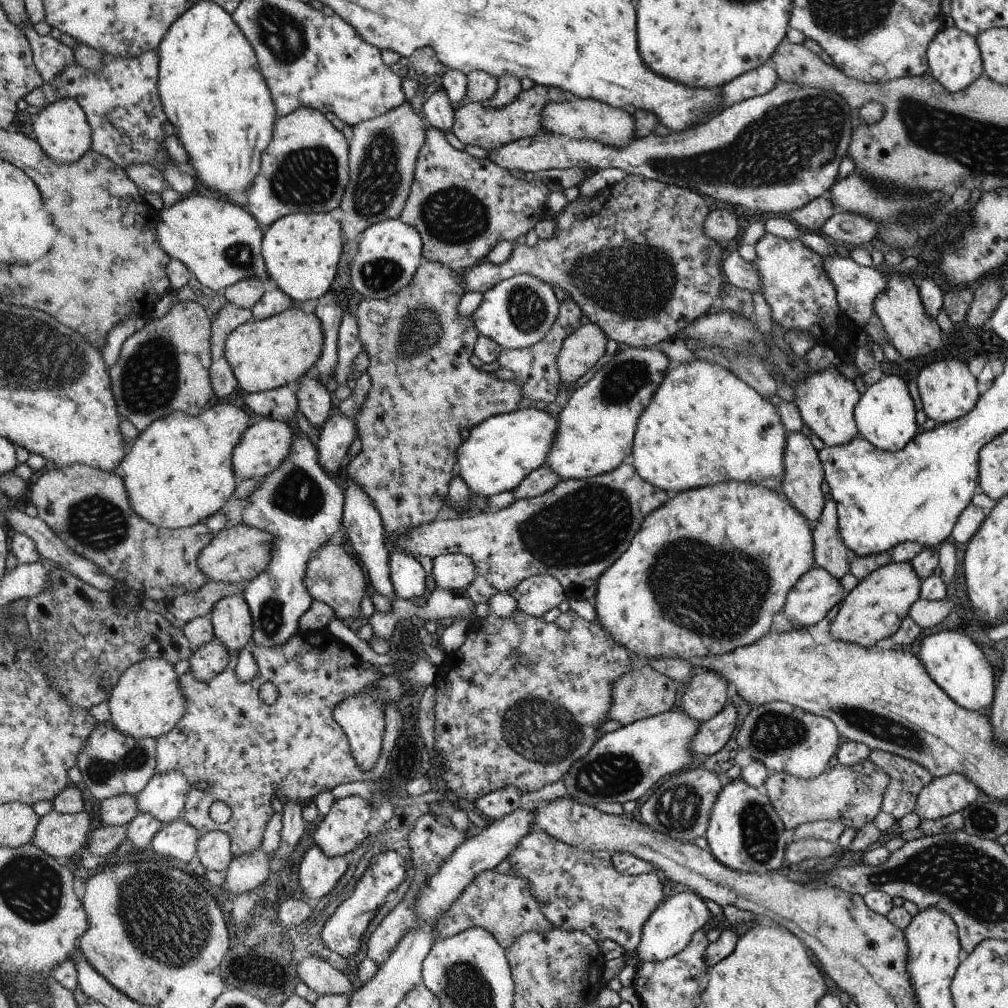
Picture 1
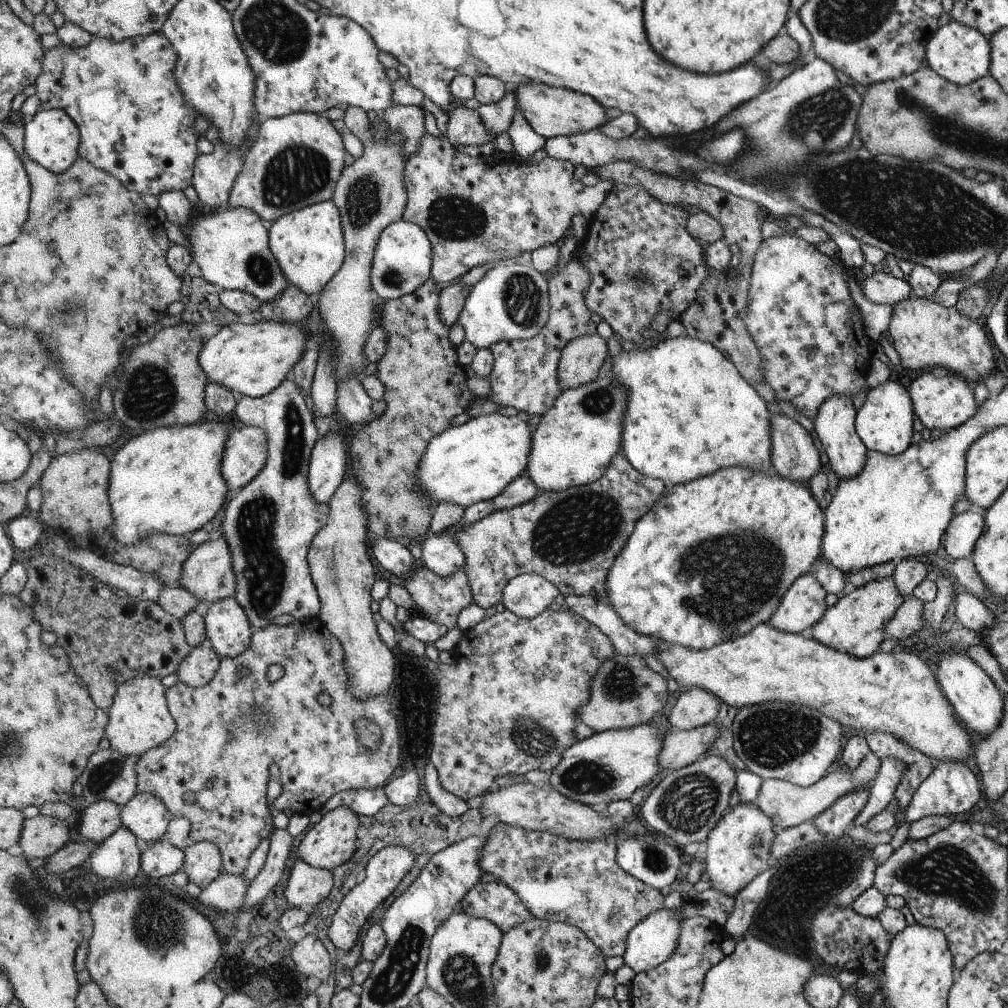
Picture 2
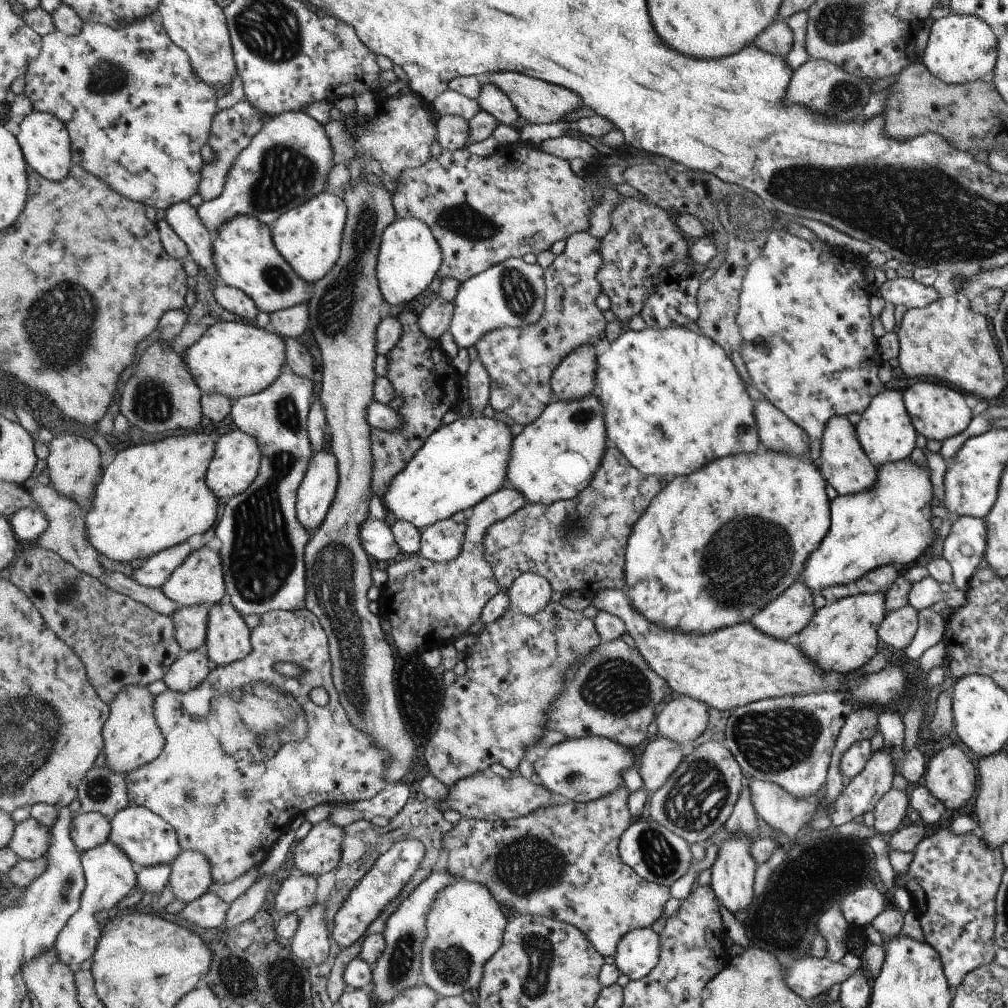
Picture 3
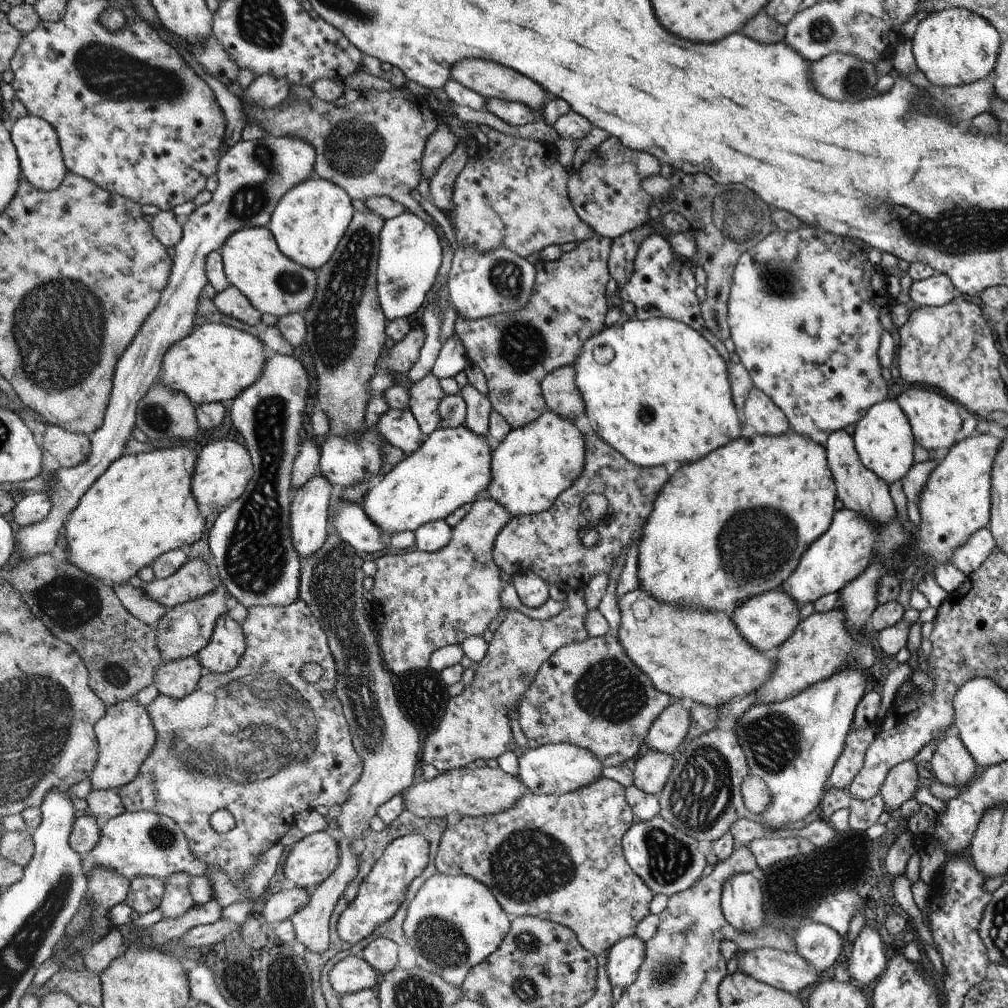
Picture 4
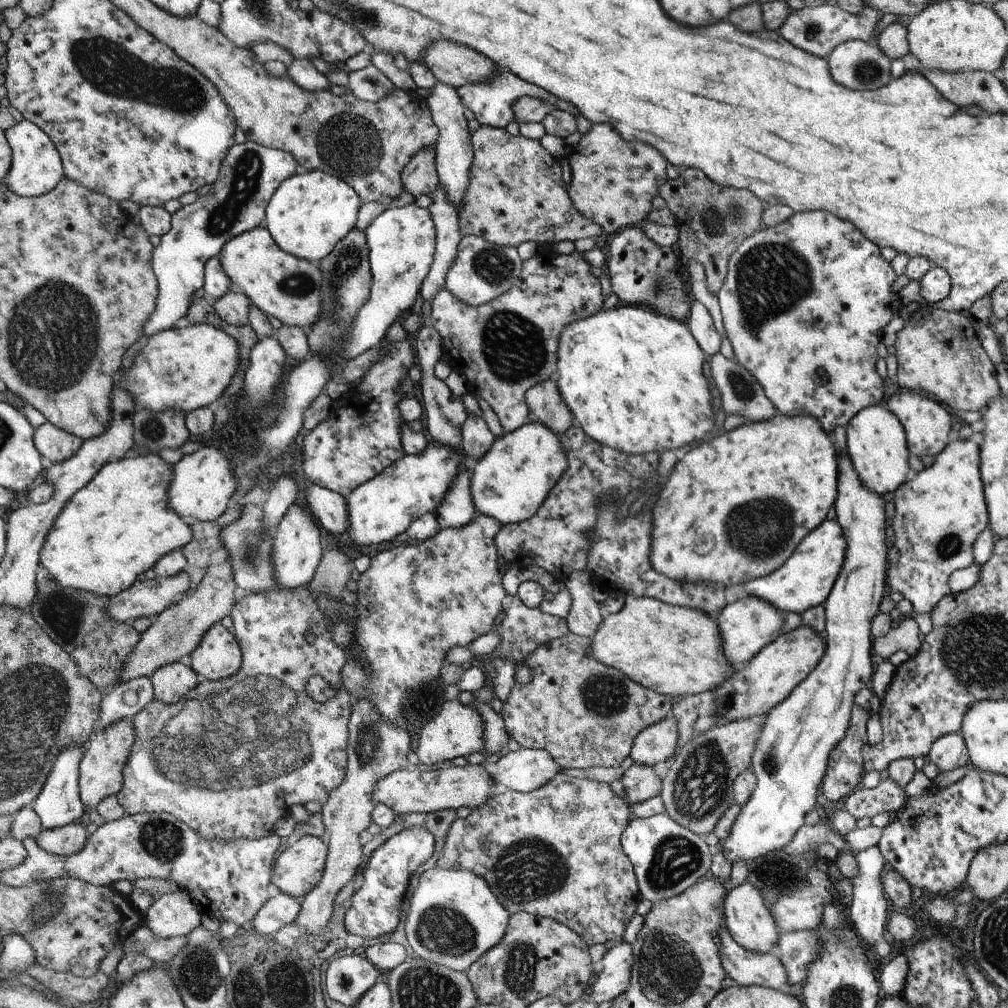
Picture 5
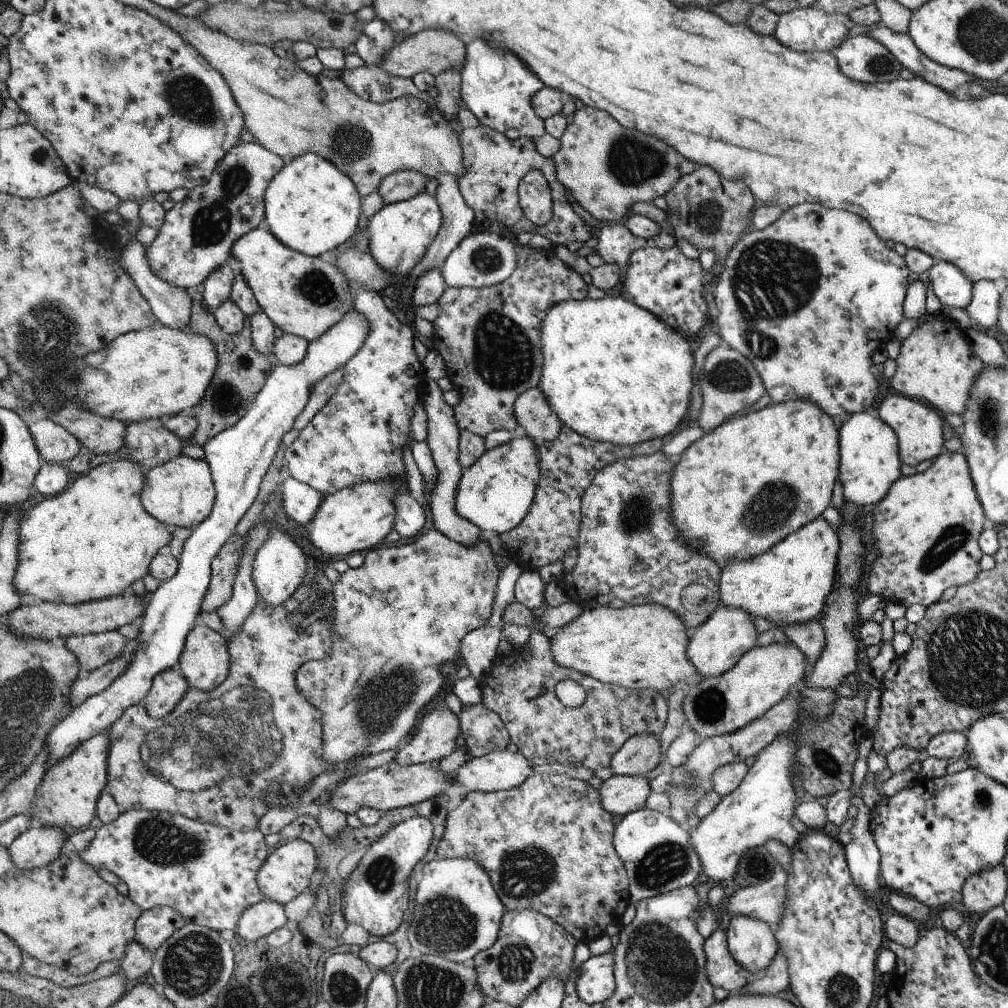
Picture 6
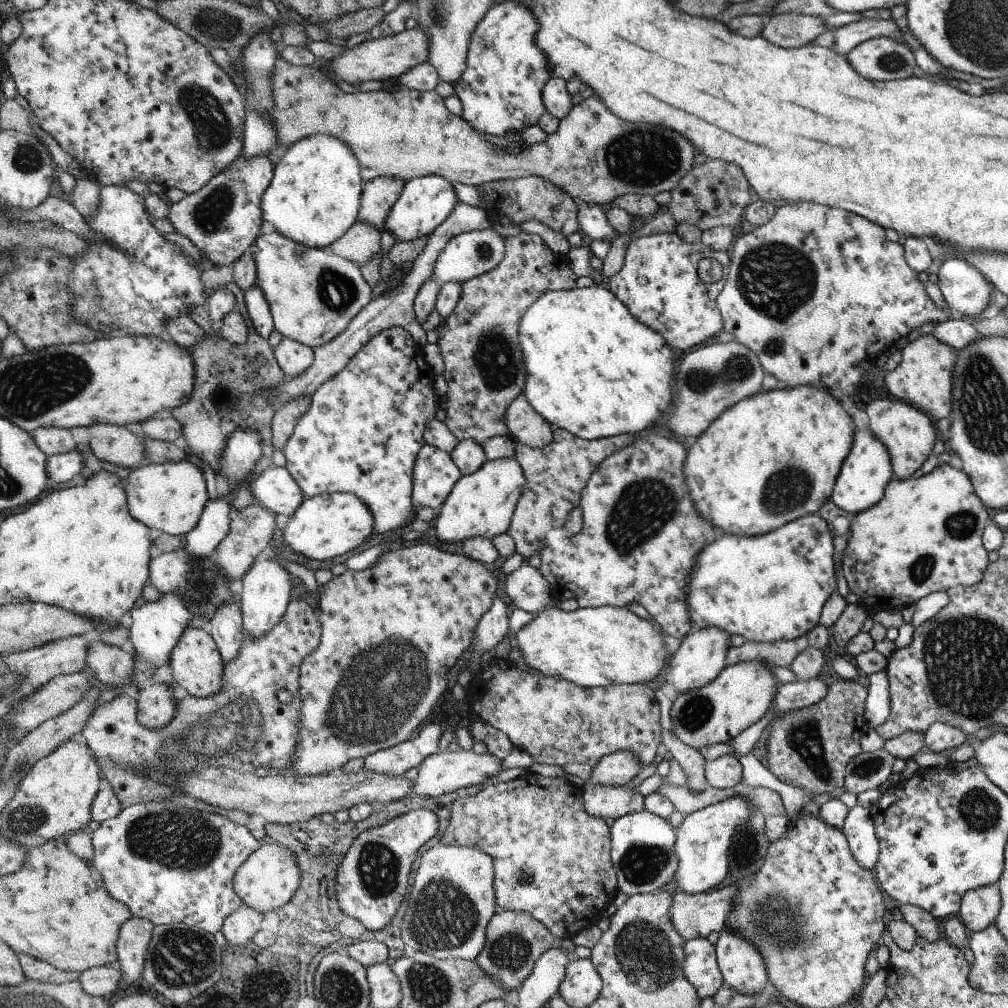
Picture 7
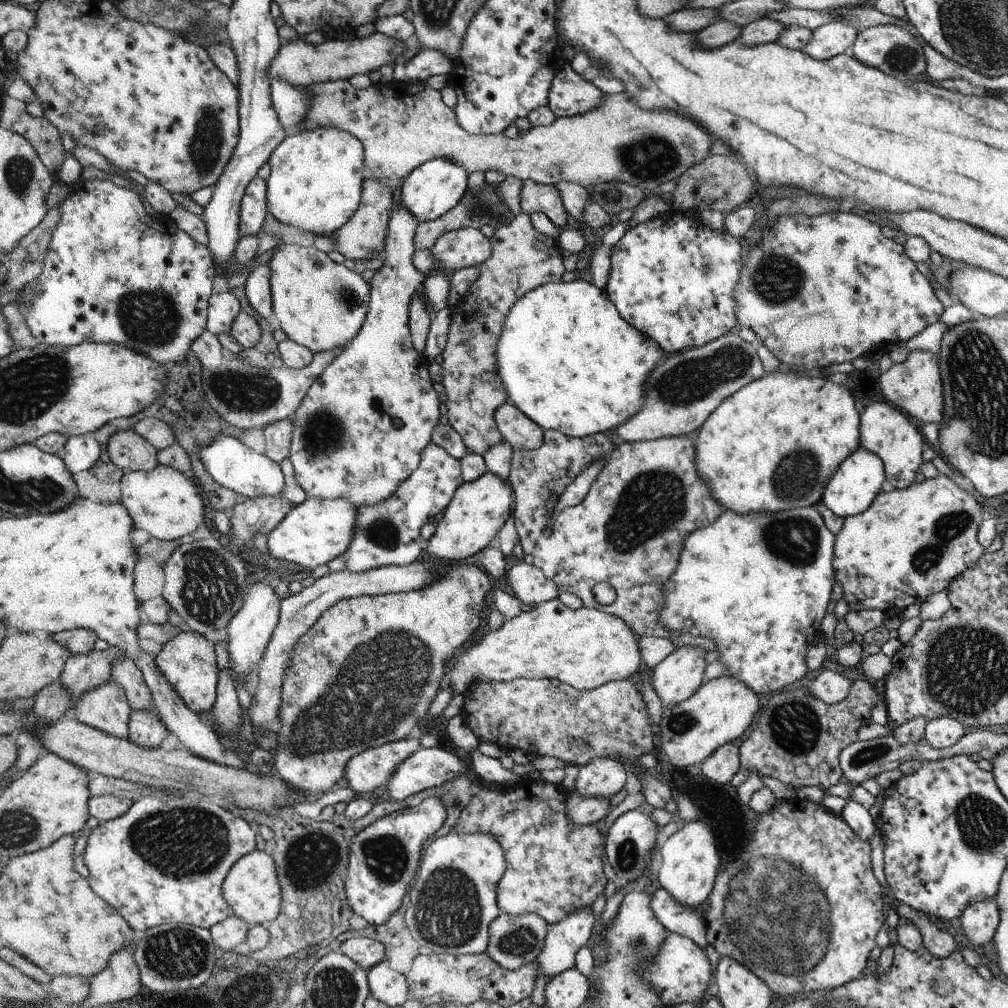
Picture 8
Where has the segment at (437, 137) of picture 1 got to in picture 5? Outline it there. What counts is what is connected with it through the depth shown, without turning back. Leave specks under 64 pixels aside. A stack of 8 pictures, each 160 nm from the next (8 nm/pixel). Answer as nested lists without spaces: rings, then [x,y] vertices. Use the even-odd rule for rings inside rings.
[[[480,125],[472,132],[473,161],[468,169],[468,186],[459,210],[461,236],[474,234],[497,243],[500,246],[518,247],[522,242],[542,244],[572,241],[579,238],[593,238],[602,234],[603,228],[593,220],[586,218],[577,207],[572,206],[569,192],[566,192],[562,180],[562,168],[542,146],[538,139],[529,139],[525,135],[513,136],[506,129]]]

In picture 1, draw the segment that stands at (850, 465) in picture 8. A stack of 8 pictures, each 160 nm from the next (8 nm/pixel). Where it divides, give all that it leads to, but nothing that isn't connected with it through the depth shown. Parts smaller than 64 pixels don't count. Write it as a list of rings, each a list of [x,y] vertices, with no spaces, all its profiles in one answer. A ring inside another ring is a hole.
[[[885,376],[869,386],[862,394],[861,403],[857,406],[857,430],[872,446],[888,452],[903,450],[918,432],[916,426],[916,406],[908,392],[906,382],[900,376]]]

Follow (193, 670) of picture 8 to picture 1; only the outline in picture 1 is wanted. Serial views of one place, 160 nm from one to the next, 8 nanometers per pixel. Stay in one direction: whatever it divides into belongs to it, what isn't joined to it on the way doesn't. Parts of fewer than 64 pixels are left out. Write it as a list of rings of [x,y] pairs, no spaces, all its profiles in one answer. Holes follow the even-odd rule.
[[[239,595],[223,597],[208,615],[215,638],[230,652],[245,649],[252,638],[249,604]]]

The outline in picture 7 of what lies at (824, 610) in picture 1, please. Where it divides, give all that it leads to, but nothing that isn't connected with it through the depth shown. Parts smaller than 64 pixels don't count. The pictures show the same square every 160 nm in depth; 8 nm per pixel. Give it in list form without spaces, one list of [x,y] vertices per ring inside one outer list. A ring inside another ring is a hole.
[[[707,626],[690,632],[688,636],[682,639],[682,643],[670,658],[670,663],[666,673],[668,674],[668,683],[674,686],[680,693],[702,688],[714,681],[723,672],[726,667],[726,652],[730,645],[731,634],[720,627]]]

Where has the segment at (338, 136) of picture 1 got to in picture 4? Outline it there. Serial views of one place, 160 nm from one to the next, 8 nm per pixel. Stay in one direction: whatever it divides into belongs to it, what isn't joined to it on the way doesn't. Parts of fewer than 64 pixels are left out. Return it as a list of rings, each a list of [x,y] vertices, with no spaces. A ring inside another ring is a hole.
[[[268,136],[251,141],[241,139],[222,155],[217,168],[218,186],[212,198],[189,216],[188,222],[183,226],[182,238],[174,247],[176,257],[170,282],[163,291],[159,305],[141,326],[140,332],[118,362],[104,424],[90,435],[92,446],[89,460],[69,469],[62,467],[54,471],[55,484],[48,495],[51,513],[41,523],[18,528],[17,544],[20,544],[23,552],[22,559],[54,550],[58,535],[69,519],[69,514],[78,506],[80,497],[122,456],[126,442],[132,438],[130,433],[137,424],[137,404],[160,378],[165,354],[178,341],[188,337],[196,327],[198,303],[204,293],[204,286],[209,283],[205,271],[208,255],[219,251],[237,230],[249,226],[267,226],[282,197],[289,190],[310,180],[317,158],[314,146],[296,136]]]

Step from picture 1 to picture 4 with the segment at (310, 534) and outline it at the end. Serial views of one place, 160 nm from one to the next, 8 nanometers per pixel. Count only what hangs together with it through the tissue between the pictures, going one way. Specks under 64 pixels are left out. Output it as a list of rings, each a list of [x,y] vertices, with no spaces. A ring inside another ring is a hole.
[[[275,353],[267,358],[263,376],[228,404],[230,418],[242,434],[244,445],[253,459],[254,474],[247,489],[233,500],[221,513],[218,512],[210,532],[209,547],[215,558],[218,574],[227,592],[247,609],[258,605],[292,605],[300,598],[302,558],[291,537],[291,510],[293,496],[293,470],[300,454],[302,410],[308,400],[308,374],[293,356]]]

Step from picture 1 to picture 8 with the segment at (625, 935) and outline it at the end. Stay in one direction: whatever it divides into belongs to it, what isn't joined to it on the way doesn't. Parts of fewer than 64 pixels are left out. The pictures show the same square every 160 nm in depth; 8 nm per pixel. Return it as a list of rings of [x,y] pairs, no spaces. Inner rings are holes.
[[[524,777],[519,779],[518,782],[513,785],[506,786],[504,790],[490,790],[481,788],[467,804],[465,809],[462,809],[461,815],[459,816],[458,822],[455,824],[452,832],[462,833],[462,834],[474,834],[474,833],[488,833],[489,835],[494,835],[499,841],[500,846],[505,851],[505,861],[507,864],[505,873],[502,875],[500,884],[497,886],[497,905],[502,913],[508,913],[509,915],[519,915],[522,913],[534,913],[541,915],[546,922],[551,925],[556,925],[560,921],[564,921],[569,914],[572,914],[578,909],[582,909],[585,905],[590,907],[594,904],[594,900],[602,894],[604,886],[608,884],[606,882],[606,876],[604,876],[604,862],[602,862],[602,856],[604,856],[604,840],[600,836],[600,830],[596,828],[596,824],[591,825],[579,825],[574,821],[571,821],[567,817],[567,798],[568,793],[560,785],[555,785],[553,783],[547,783],[546,781],[541,781],[540,779],[534,779],[529,777]]]

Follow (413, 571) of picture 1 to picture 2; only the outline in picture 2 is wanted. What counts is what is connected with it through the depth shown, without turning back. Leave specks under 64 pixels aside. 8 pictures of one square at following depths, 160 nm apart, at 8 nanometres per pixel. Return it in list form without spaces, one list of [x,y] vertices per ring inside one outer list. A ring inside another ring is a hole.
[[[374,538],[371,547],[378,564],[397,576],[397,579],[412,570],[415,560],[401,541],[392,538]]]

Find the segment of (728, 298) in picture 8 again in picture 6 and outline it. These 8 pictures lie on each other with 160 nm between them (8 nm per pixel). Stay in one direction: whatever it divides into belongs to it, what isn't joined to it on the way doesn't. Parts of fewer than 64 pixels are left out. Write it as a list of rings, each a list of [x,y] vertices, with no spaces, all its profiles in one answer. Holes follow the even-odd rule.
[[[674,245],[669,249],[648,247],[635,250],[630,255],[625,279],[620,281],[616,293],[625,299],[634,301],[638,306],[649,310],[652,314],[657,315],[659,319],[662,319],[676,330],[694,336],[701,333],[704,329],[708,329],[711,322],[708,306],[706,306],[702,295],[702,288],[704,288],[704,284],[707,284],[707,287],[710,288],[708,281],[713,276],[712,270],[709,272],[702,270],[700,261],[687,258],[678,249],[678,245]]]

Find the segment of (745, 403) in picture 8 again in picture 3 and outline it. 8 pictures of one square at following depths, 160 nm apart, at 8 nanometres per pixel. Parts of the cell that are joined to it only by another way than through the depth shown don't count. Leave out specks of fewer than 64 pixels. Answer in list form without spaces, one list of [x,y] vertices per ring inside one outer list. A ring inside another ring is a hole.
[[[766,448],[758,449],[756,453],[740,453],[738,456],[730,456],[730,458],[720,458],[718,462],[714,462],[714,466],[706,465],[706,470],[700,469],[698,474],[690,474],[690,478],[686,476],[673,477],[669,479],[668,484],[660,493],[657,494],[656,498],[652,504],[649,505],[650,510],[645,510],[646,518],[642,517],[642,522],[638,521],[638,530],[634,530],[634,538],[630,538],[630,550],[625,550],[625,563],[626,563],[626,582],[624,591],[629,597],[630,604],[645,617],[648,622],[658,625],[662,629],[672,630],[675,633],[686,633],[695,635],[705,635],[714,633],[720,629],[726,629],[727,627],[733,627],[737,624],[748,623],[754,616],[761,612],[768,605],[777,600],[786,589],[789,589],[796,581],[798,581],[800,576],[802,576],[805,566],[812,554],[821,546],[821,542],[825,540],[826,532],[829,532],[831,520],[830,511],[832,506],[830,504],[831,500],[828,500],[826,496],[826,482],[824,482],[824,475],[820,474],[820,469],[816,468],[810,460],[806,460],[808,456],[795,457],[792,455],[785,455],[784,453],[779,453],[776,451],[769,451]]]

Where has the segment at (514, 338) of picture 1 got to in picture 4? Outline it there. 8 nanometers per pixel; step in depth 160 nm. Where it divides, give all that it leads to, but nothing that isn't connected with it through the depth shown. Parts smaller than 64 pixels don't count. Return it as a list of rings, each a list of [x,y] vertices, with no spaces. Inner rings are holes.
[[[456,245],[452,247],[454,259],[447,287],[454,310],[460,317],[474,321],[502,313],[517,313],[529,305],[537,270],[526,258],[506,248],[479,253],[476,249],[460,249]],[[452,335],[442,346],[432,367],[431,374],[437,379],[454,377],[466,366],[467,350],[458,335]]]

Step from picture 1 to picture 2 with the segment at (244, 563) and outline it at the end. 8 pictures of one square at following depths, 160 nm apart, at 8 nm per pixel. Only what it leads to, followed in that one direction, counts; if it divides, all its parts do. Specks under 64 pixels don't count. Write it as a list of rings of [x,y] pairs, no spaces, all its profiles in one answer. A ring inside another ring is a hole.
[[[220,537],[218,540],[208,540],[194,547],[192,554],[186,558],[182,564],[178,586],[190,596],[198,598],[198,602],[206,603],[208,606],[218,600],[235,596],[236,580],[234,580],[234,570],[230,564],[230,548],[226,546],[226,540]]]

